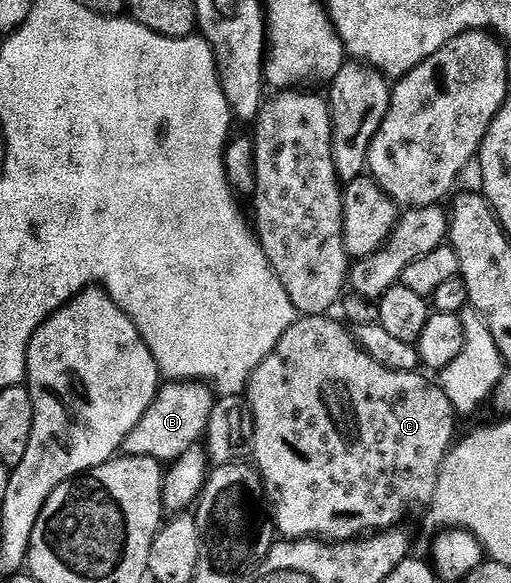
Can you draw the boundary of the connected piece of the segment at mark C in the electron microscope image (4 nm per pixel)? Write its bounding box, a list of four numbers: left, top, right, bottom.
[246,314,458,542]

